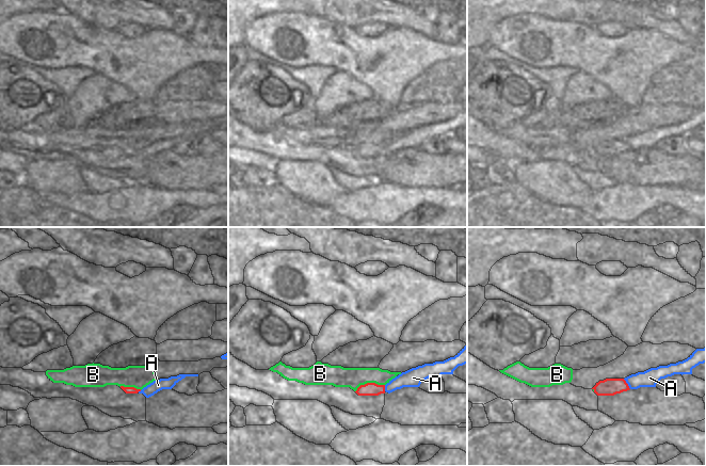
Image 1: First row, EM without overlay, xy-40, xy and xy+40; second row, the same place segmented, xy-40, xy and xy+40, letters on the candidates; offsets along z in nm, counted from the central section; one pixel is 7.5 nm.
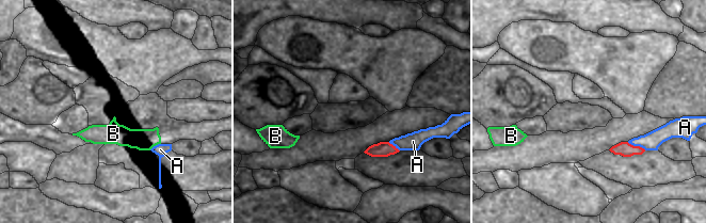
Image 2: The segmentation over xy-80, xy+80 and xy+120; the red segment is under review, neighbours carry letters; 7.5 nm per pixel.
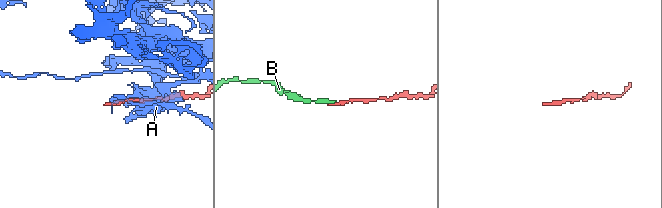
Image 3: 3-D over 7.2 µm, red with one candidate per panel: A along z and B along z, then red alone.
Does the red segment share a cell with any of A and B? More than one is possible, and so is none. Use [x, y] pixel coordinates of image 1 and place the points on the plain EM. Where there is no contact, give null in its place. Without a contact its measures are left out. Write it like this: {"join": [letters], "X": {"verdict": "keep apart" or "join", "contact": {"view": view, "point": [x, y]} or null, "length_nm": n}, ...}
{"join": [], "A": {"verdict": "keep apart", "contact": {"view": "xy+40", "point": [627, 145]}, "length_nm": 100}, "B": {"verdict": "keep apart", "contact": {"view": "xy", "point": [369, 144]}, "length_nm": 240}}

